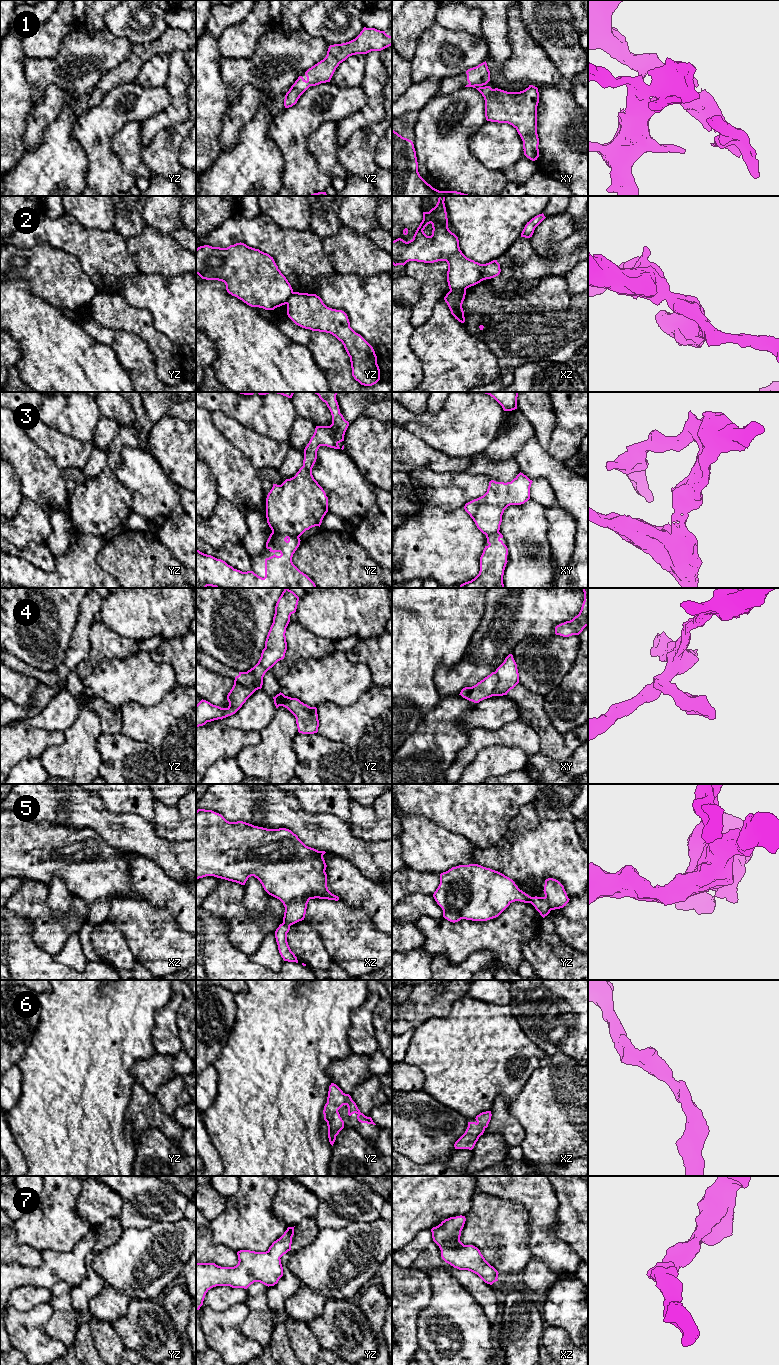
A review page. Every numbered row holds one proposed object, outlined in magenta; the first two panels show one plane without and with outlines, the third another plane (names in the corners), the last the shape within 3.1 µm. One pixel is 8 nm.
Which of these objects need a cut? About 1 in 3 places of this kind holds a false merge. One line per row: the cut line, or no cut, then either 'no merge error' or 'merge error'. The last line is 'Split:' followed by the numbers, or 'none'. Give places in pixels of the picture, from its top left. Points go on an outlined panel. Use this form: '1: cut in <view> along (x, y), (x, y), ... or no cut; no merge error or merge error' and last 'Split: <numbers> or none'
1: no cut; no merge error
2: cut in xz along (450, 289), (465, 290); merge error
3: cut in yz along (272, 531), (278, 534), (295, 535), (298, 537); merge error
4: cut in yz along (255, 679), (249, 685), (234, 682); merge error
5: cut in xz along (283, 921), (290, 925); merge error
6: no cut; no merge error
7: no cut; no merge error
Split: 2, 3, 4, 5

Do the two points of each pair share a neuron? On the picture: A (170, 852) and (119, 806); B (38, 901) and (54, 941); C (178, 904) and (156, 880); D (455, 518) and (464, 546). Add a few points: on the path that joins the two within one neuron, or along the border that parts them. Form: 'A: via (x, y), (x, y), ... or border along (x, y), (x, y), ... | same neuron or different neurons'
A: border along (104, 807), (115, 813), (135, 813), (148, 821) | different neurons
B: via (38, 911), (42, 918), (42, 923), (50, 931) | same neuron
C: via (173, 898), (161, 886) | same neuron
D: via (455, 525), (457, 539) | same neuron

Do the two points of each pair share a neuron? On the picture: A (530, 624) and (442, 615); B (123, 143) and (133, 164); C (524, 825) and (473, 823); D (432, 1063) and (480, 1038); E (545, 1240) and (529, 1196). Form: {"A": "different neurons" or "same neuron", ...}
{"A": "different neurons", "B": "same neuron", "C": "different neurons", "D": "same neuron", "E": "same neuron"}

